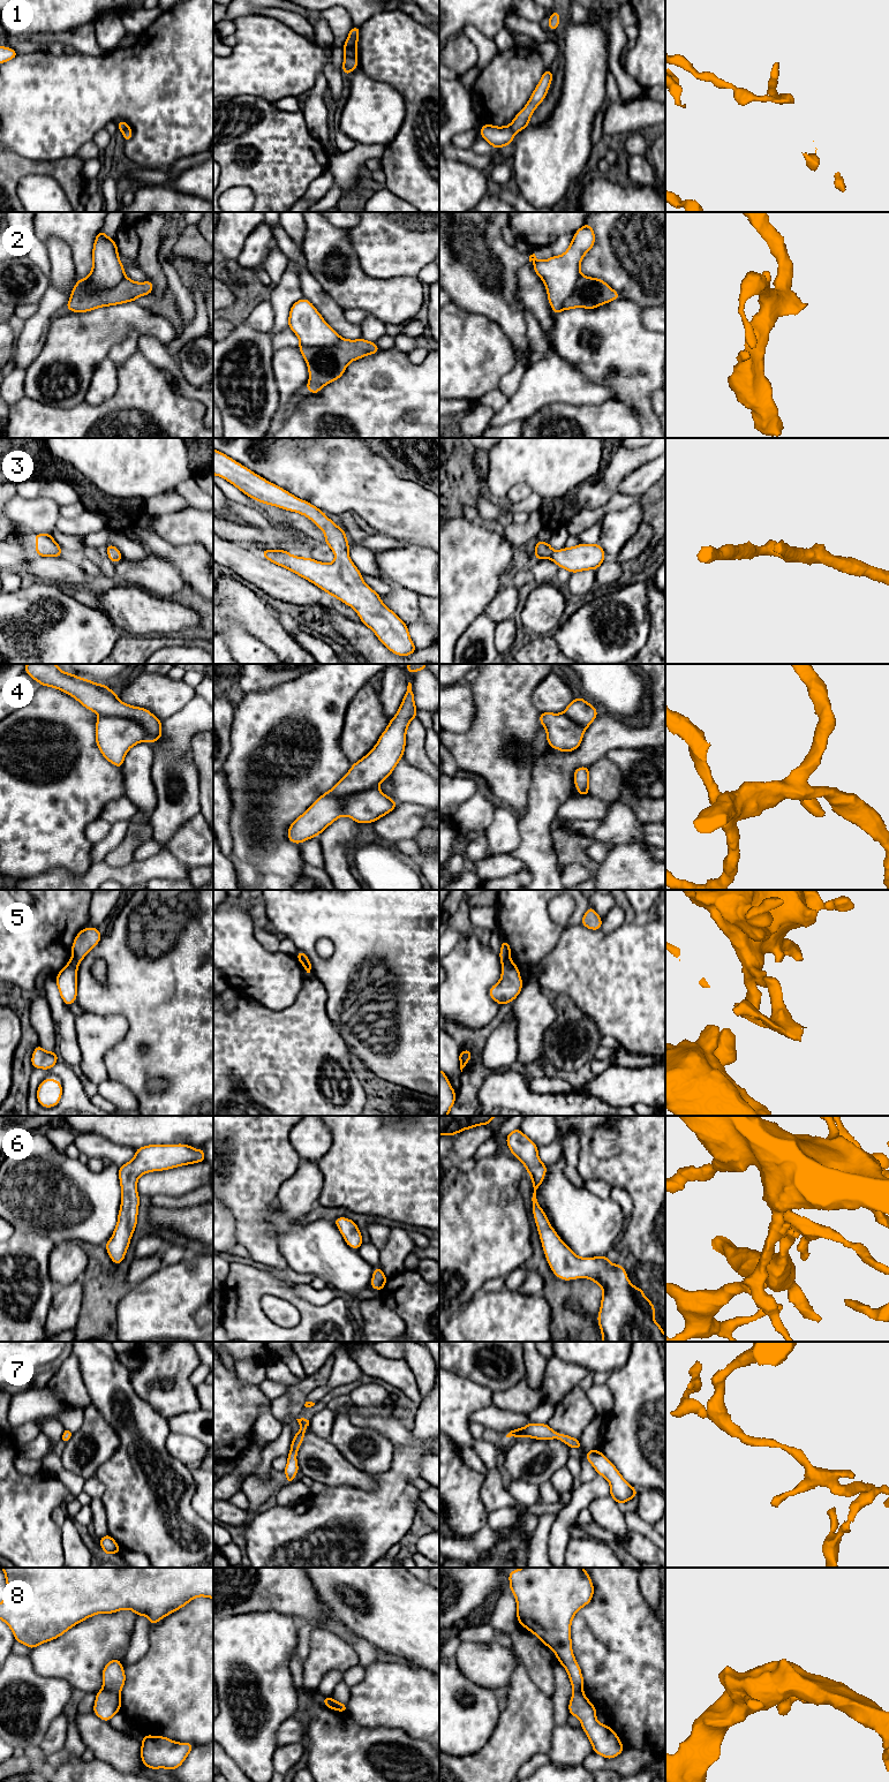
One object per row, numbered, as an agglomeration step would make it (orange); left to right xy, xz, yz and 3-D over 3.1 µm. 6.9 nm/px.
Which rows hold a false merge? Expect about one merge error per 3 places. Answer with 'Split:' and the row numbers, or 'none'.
Split: 1, 2, 5, 8

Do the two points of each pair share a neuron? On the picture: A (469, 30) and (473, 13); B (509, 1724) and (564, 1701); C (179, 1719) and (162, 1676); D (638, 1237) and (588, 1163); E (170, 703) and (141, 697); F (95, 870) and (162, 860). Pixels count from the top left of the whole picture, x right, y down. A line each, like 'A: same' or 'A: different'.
A: different
B: different
C: same
D: same
E: same
F: same

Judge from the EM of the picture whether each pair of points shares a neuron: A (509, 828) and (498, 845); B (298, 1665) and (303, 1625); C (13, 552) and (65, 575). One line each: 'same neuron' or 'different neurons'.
A: same neuron
B: same neuron
C: same neuron

